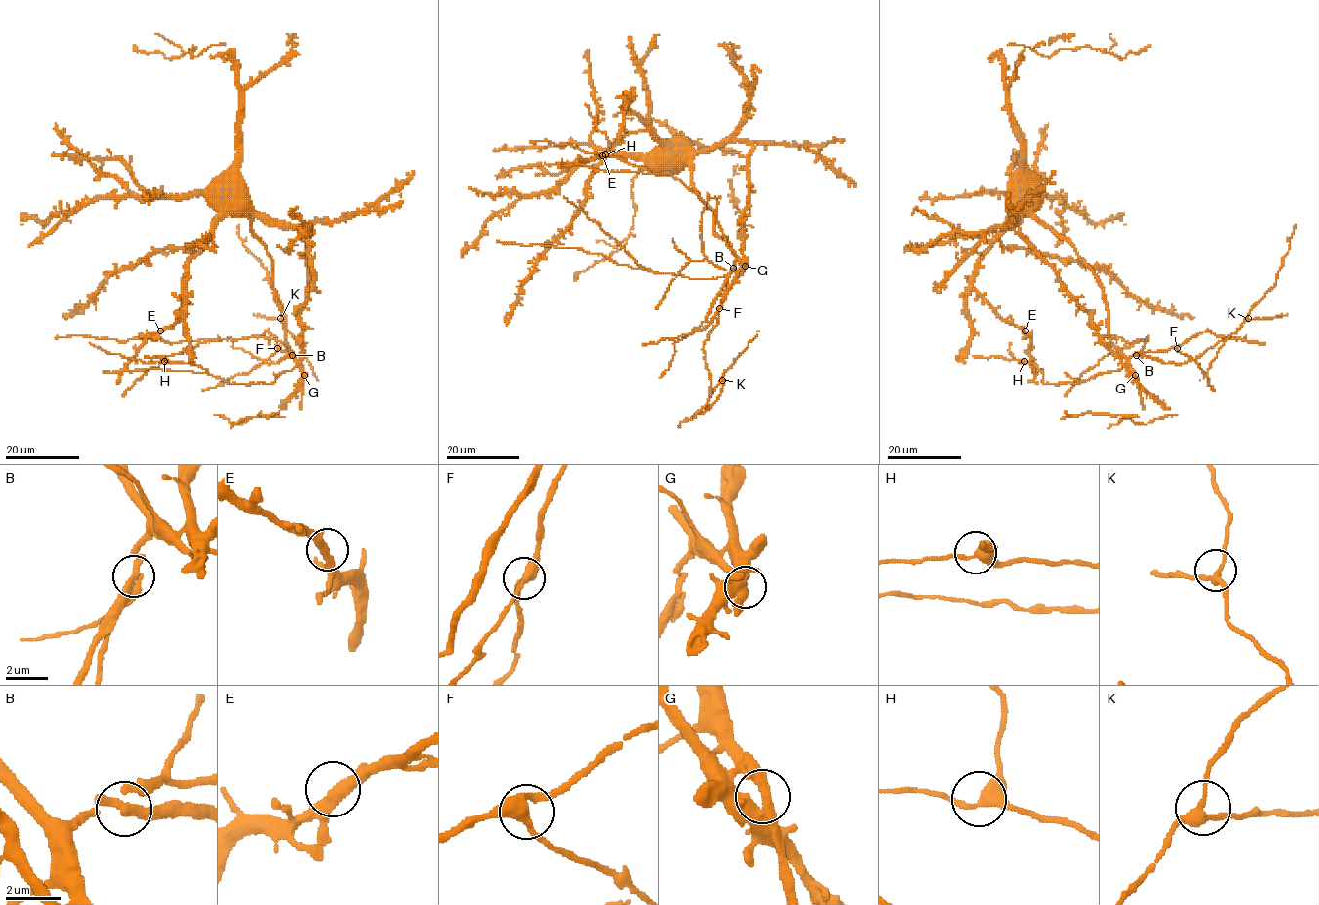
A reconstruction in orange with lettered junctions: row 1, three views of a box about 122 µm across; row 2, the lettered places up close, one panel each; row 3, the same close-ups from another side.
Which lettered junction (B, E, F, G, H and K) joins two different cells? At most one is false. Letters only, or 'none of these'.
B

